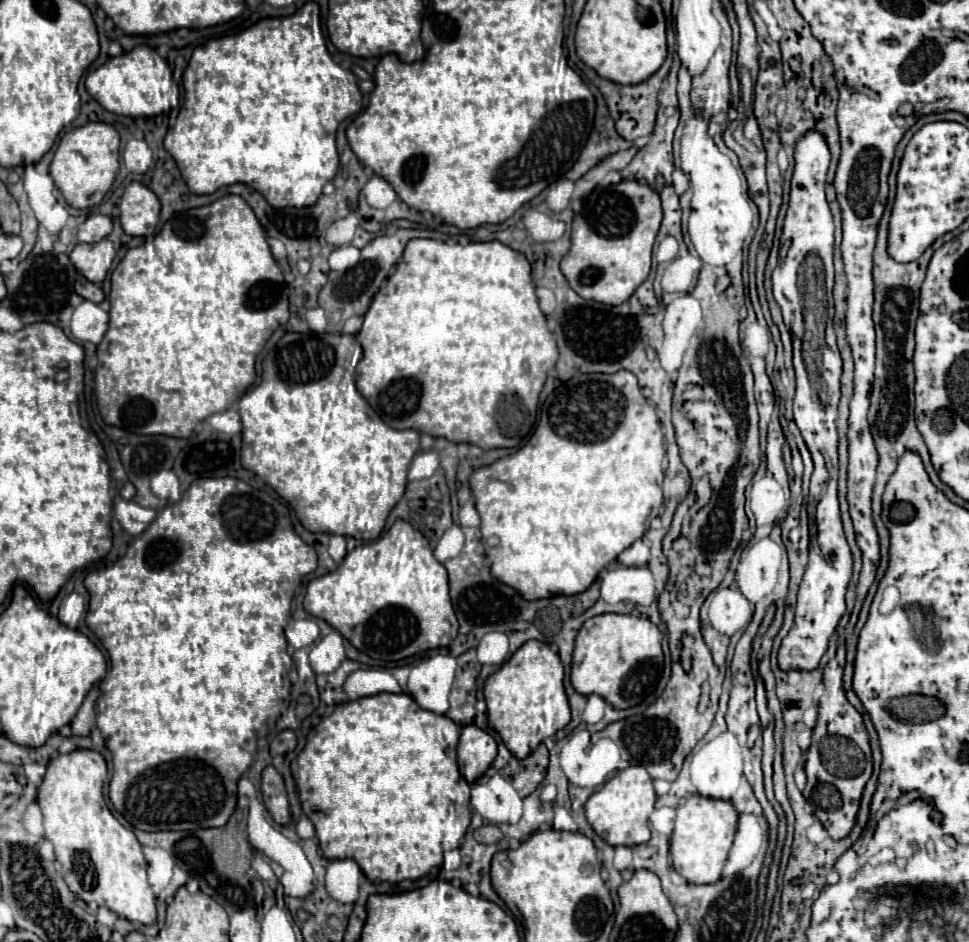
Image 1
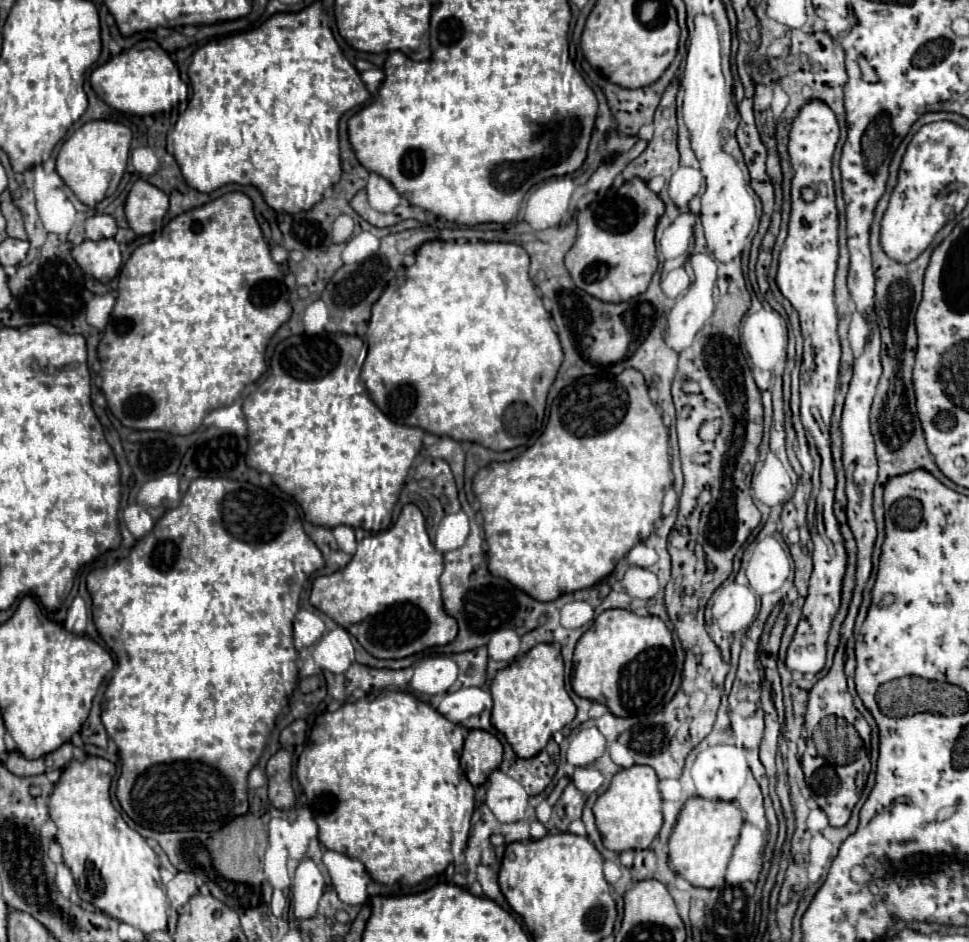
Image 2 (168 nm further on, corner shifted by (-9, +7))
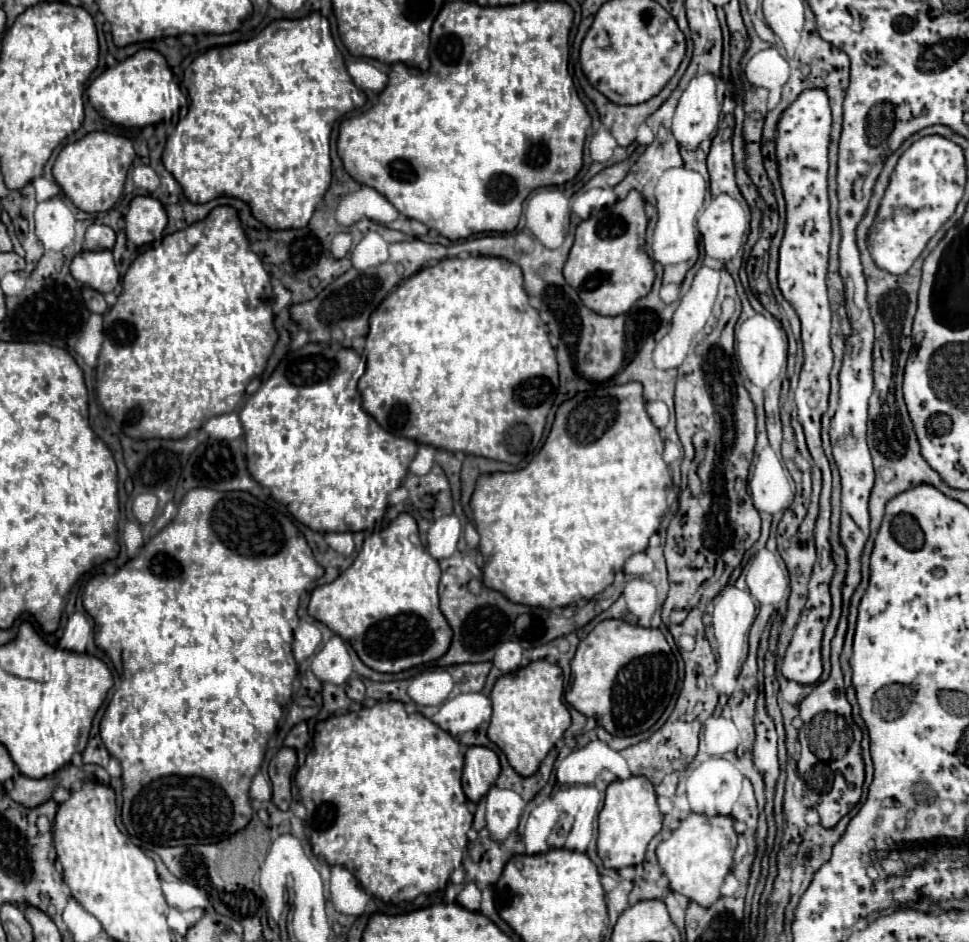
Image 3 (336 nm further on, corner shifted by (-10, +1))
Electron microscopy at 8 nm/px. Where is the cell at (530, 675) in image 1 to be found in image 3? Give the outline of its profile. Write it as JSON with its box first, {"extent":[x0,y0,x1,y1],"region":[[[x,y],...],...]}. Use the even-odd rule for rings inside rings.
{"extent":[487,660,571,778],"region":[[[537,660],[527,668],[501,676],[493,686],[491,702],[493,716],[487,738],[499,746],[519,776],[527,778],[535,774],[541,760],[563,738],[563,732],[571,724],[569,710],[563,704],[561,668],[557,664],[549,664],[547,660]]]}

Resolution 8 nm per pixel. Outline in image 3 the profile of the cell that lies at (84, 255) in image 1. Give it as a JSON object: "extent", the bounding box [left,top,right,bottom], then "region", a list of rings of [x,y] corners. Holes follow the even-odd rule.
{"extent":[71,250,119,294],"region":[[[109,250],[77,254],[71,262],[71,274],[77,282],[101,294],[113,292],[119,284],[119,272]]]}

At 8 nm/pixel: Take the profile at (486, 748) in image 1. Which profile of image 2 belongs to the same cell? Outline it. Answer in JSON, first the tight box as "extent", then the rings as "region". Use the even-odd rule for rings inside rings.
{"extent":[460,730,504,786],"region":[[[470,730],[464,740],[464,752],[460,758],[462,770],[474,786],[486,782],[486,776],[502,762],[504,748],[500,740],[486,730]]]}

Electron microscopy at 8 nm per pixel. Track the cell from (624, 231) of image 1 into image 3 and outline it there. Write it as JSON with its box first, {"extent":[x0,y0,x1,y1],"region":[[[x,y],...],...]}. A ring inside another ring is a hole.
{"extent":[563,190,655,316],"region":[[[635,190],[625,200],[615,202],[577,226],[575,244],[565,262],[563,276],[587,308],[601,316],[619,316],[649,294],[655,272],[645,252],[645,228],[645,200]]]}

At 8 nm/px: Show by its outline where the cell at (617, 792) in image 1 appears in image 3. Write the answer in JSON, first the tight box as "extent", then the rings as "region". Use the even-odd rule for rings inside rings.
{"extent":[597,776,661,868],"region":[[[631,776],[627,780],[615,780],[607,788],[603,810],[599,812],[599,836],[597,836],[597,854],[603,860],[605,868],[625,868],[637,866],[645,860],[645,850],[649,840],[661,830],[661,812],[657,808],[657,796],[643,776]]]}

